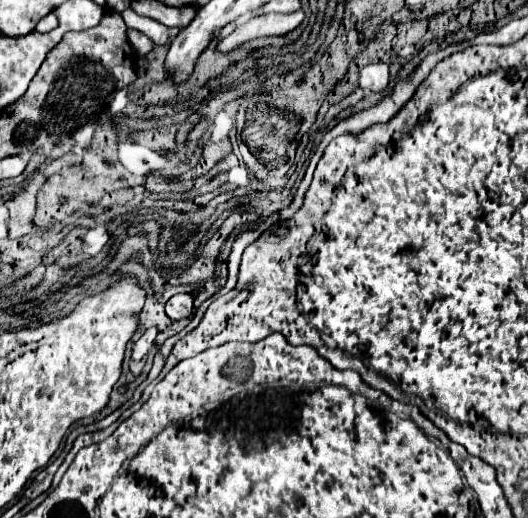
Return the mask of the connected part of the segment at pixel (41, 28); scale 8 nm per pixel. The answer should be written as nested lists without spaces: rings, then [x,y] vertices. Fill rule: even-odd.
[[[50,12],[38,22],[35,30],[41,33],[46,33],[46,31],[52,31],[54,28],[56,28],[57,24],[57,17],[53,12]]]

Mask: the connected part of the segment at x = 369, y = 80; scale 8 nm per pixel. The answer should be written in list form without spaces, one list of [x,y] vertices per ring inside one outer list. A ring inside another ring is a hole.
[[[370,63],[358,71],[358,85],[364,91],[384,91],[390,83],[390,73],[386,63]]]

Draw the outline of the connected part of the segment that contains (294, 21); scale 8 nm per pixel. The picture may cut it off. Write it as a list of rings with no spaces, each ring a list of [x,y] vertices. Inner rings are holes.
[[[302,11],[296,13],[266,13],[260,15],[256,19],[246,21],[242,27],[238,27],[232,35],[228,35],[226,39],[222,39],[218,43],[218,51],[226,53],[226,51],[234,51],[236,47],[240,47],[244,41],[250,39],[258,39],[258,37],[270,37],[270,35],[286,35],[292,29],[296,29],[304,19]]]

